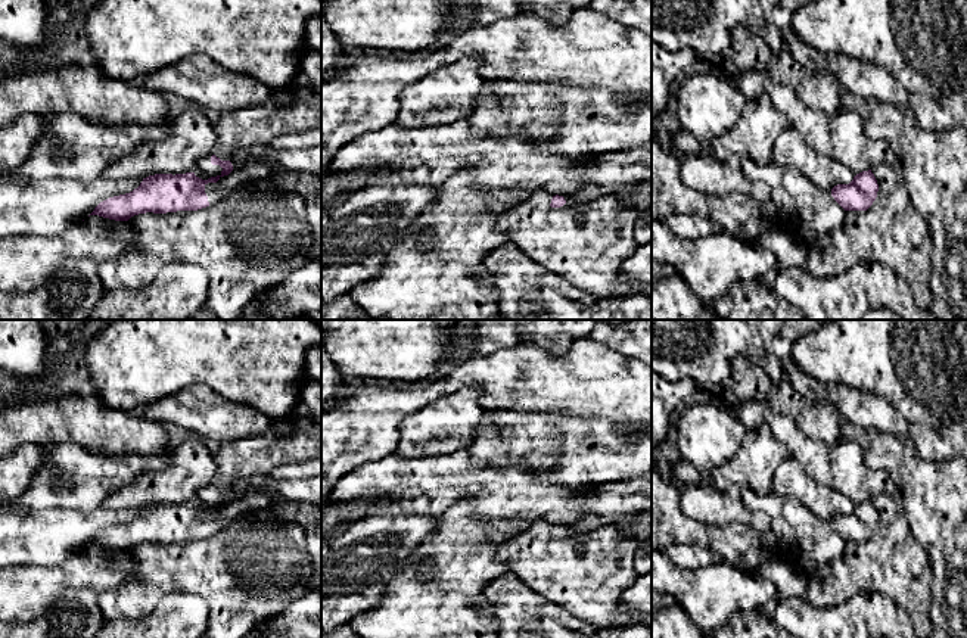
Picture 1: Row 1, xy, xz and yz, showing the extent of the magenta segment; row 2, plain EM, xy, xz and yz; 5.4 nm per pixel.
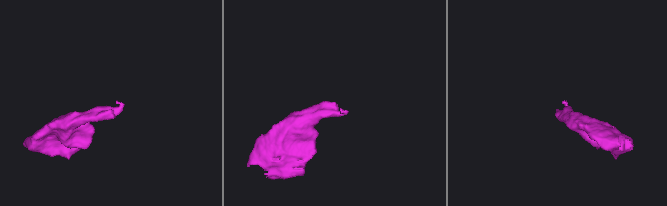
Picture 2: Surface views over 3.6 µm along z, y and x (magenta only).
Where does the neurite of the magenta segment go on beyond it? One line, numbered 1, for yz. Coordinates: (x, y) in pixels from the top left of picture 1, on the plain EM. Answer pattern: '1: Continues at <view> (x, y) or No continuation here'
1: No continuation here

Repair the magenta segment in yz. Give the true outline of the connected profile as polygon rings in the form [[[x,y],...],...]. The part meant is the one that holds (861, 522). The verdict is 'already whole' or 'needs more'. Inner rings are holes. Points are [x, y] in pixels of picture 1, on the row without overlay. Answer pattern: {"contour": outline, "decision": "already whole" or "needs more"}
{"contour": [[[862,501],[849,514],[837,514],[831,526],[845,541],[867,541],[877,527],[879,514],[871,502]]], "decision": "already whole"}

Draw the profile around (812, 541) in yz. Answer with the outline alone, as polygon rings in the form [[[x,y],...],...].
[[[744,488],[741,499],[749,510],[768,517],[774,535],[806,573],[843,555],[846,541],[834,530],[831,522],[814,514],[795,497],[775,491],[758,495]]]

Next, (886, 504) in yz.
[[[902,495],[871,497],[879,522],[867,541],[846,541],[843,555],[809,573],[806,597],[815,607],[836,607],[859,592],[890,598],[912,619],[918,637],[933,632],[933,573],[926,550],[914,538]]]

